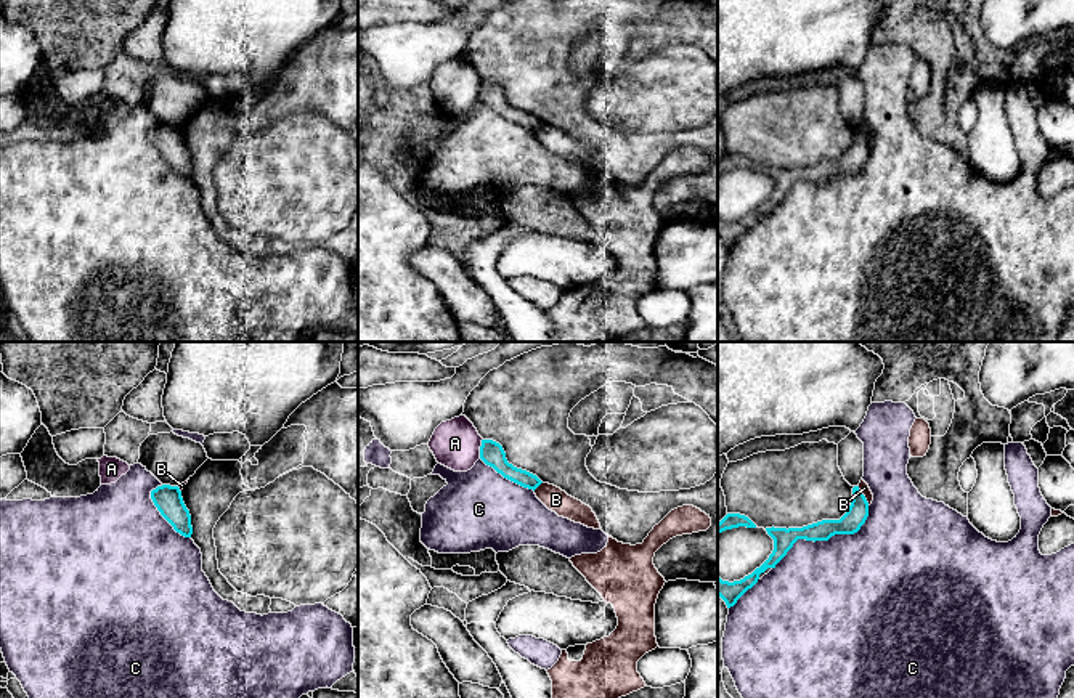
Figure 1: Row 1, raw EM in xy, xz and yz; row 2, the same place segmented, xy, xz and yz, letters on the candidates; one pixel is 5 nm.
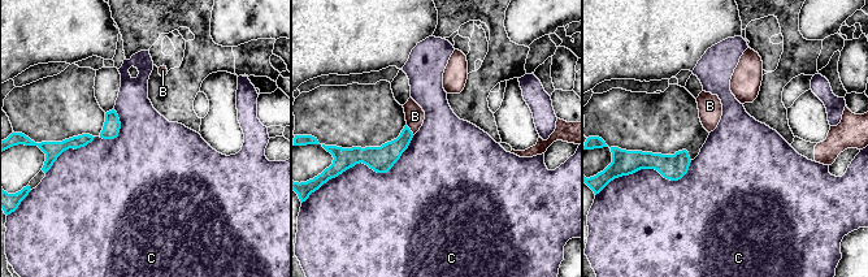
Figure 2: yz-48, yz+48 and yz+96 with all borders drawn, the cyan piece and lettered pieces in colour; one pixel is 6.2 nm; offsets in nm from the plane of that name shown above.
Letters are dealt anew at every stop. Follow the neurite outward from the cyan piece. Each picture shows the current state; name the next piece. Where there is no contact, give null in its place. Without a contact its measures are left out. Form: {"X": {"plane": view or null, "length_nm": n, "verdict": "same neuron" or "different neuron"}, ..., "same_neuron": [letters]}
{"A": {"plane": "xz", "length_nm": 110, "verdict": "different neuron"}, "B": {"plane": "yz", "length_nm": 120, "verdict": "different neuron"}, "C": {"plane": "yz", "length_nm": 600, "verdict": "different neuron"}, "same_neuron": []}

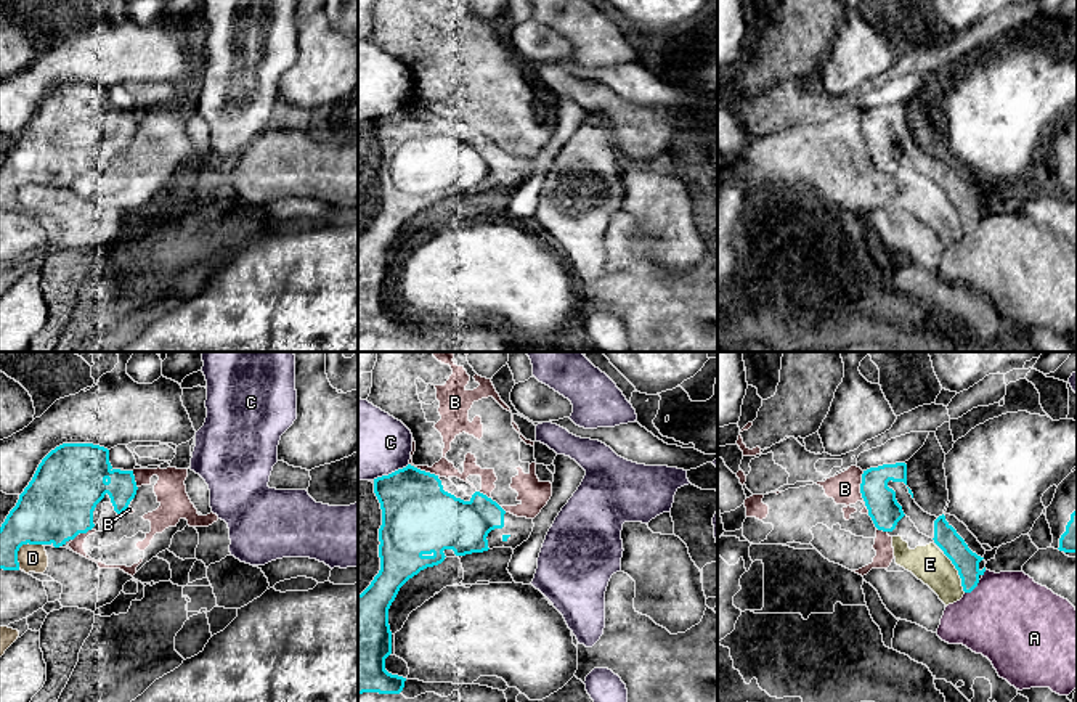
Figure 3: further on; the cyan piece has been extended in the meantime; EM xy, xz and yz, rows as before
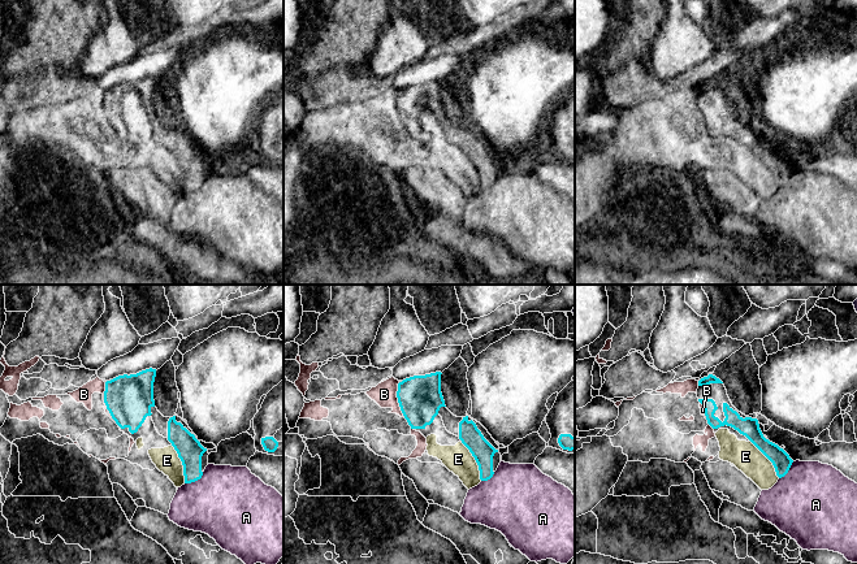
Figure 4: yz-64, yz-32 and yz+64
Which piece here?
{"A": {"plane": "yz", "length_nm": 100, "verdict": "different neuron"}, "B": {"plane": "yz", "length_nm": 220, "verdict": "different neuron"}, "C": {"plane": "xz", "length_nm": 200, "verdict": "different neuron"}, "D": {"plane": "xy", "length_nm": 180, "verdict": "different neuron"}, "E": {"plane": "yz", "length_nm": 240, "verdict": "different neuron"}, "same_neuron": []}

